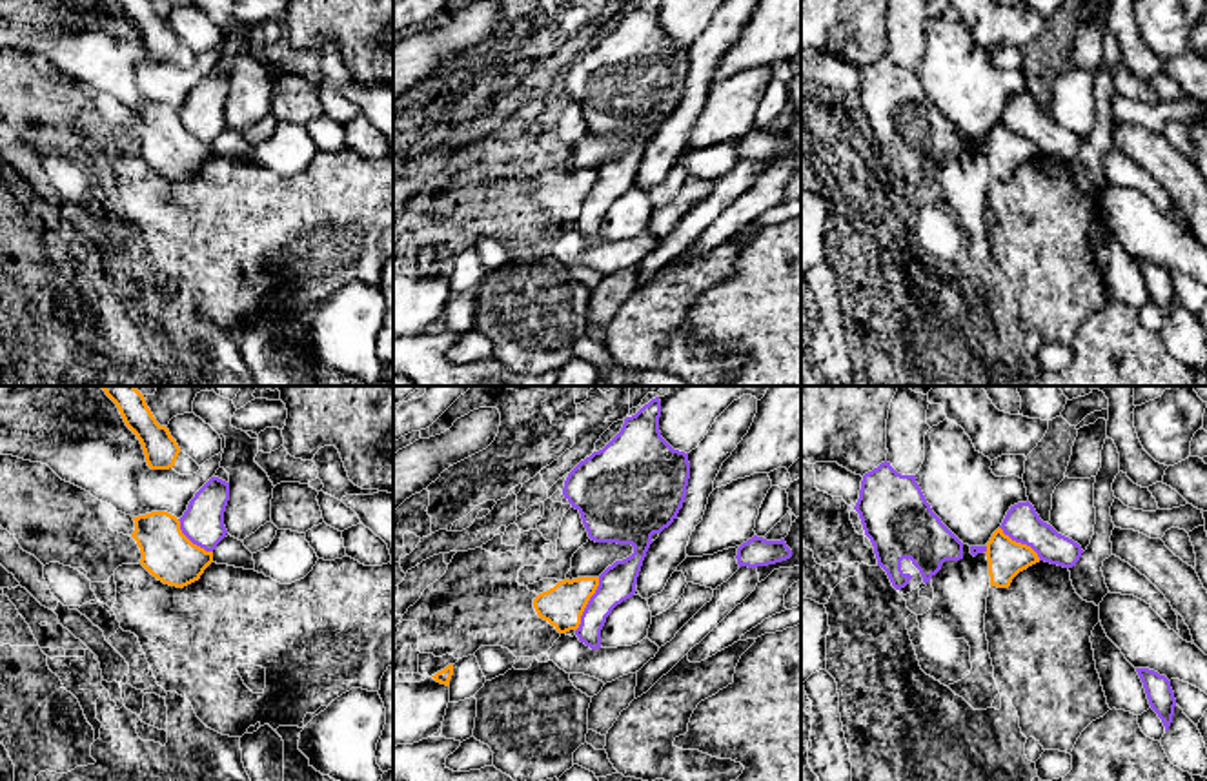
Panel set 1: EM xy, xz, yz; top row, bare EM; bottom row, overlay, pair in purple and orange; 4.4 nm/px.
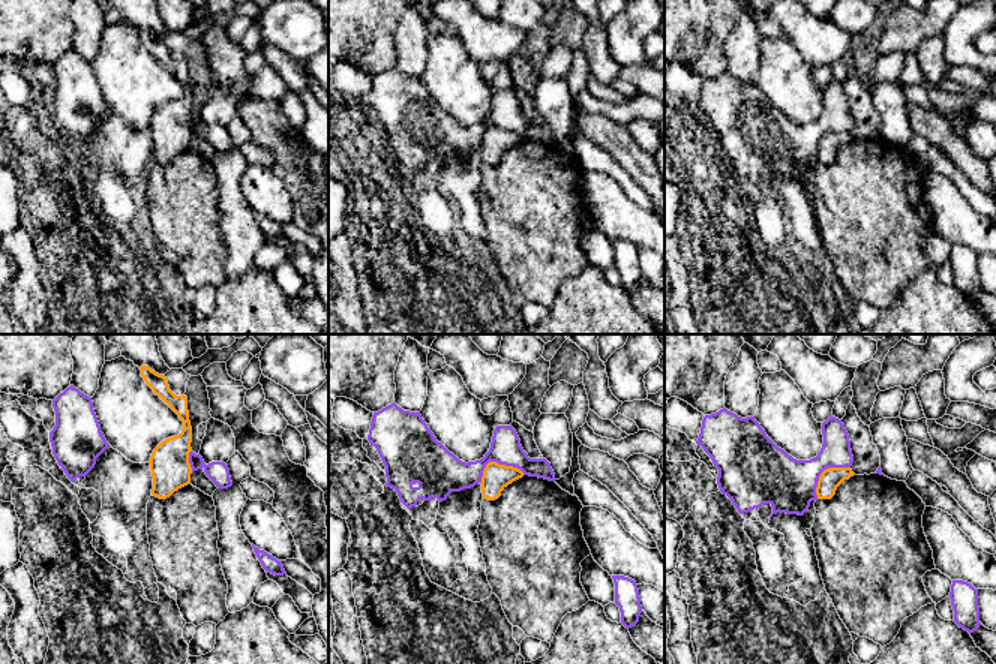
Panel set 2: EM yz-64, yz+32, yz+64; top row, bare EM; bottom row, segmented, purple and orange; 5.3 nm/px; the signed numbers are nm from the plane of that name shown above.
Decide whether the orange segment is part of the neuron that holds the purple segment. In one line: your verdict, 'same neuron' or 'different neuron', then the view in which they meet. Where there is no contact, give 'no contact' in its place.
different neuron; contact in xz

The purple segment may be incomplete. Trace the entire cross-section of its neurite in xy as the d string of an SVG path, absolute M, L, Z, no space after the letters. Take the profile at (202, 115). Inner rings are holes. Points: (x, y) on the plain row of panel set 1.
M211 69L189 93L178 111L182 126L206 144L213 144L226 129L224 104L229 93L229 75Z

